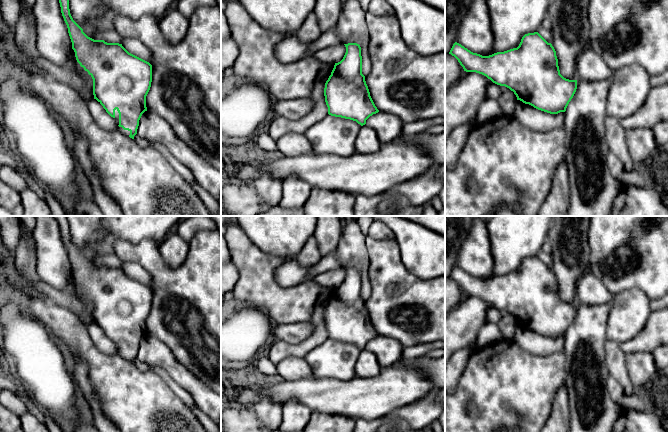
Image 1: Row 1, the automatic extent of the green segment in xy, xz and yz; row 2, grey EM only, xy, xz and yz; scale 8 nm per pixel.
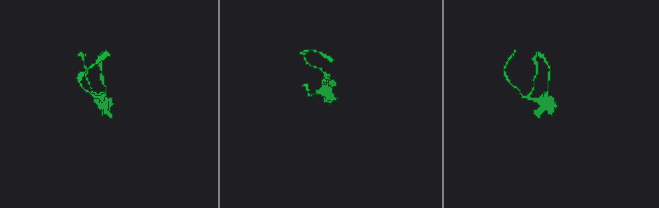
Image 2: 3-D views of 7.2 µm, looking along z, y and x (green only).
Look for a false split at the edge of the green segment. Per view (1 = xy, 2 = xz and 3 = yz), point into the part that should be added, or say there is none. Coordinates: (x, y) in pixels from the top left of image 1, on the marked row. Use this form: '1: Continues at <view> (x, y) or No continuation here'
1: Continues at xy (126, 132)
2: Continues at xz (388, 127)
3: No continuation here

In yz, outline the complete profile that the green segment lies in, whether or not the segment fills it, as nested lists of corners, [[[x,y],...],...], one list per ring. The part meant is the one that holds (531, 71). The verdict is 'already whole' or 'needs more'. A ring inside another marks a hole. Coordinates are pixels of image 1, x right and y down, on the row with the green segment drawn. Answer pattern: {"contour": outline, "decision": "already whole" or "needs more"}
{"contour": [[[538,32],[525,34],[519,46],[489,56],[473,53],[455,42],[449,52],[466,72],[486,76],[493,83],[509,88],[517,100],[534,108],[550,113],[565,112],[577,89],[577,80],[569,80],[560,74],[556,51]]], "decision": "already whole"}

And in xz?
{"contour": [[[344,45],[346,53],[340,62],[335,63],[325,83],[324,96],[328,114],[371,127],[381,143],[398,138],[403,122],[393,114],[380,112],[375,106],[362,74],[360,45]]], "decision": "needs more"}

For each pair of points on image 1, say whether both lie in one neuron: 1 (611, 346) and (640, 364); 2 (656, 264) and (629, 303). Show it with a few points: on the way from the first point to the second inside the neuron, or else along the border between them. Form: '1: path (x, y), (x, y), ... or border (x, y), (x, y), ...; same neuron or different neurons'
1: border (625, 355), (626, 371), (630, 378); different neurons
2: border (616, 294), (625, 290), (639, 288), (650, 300); different neurons

